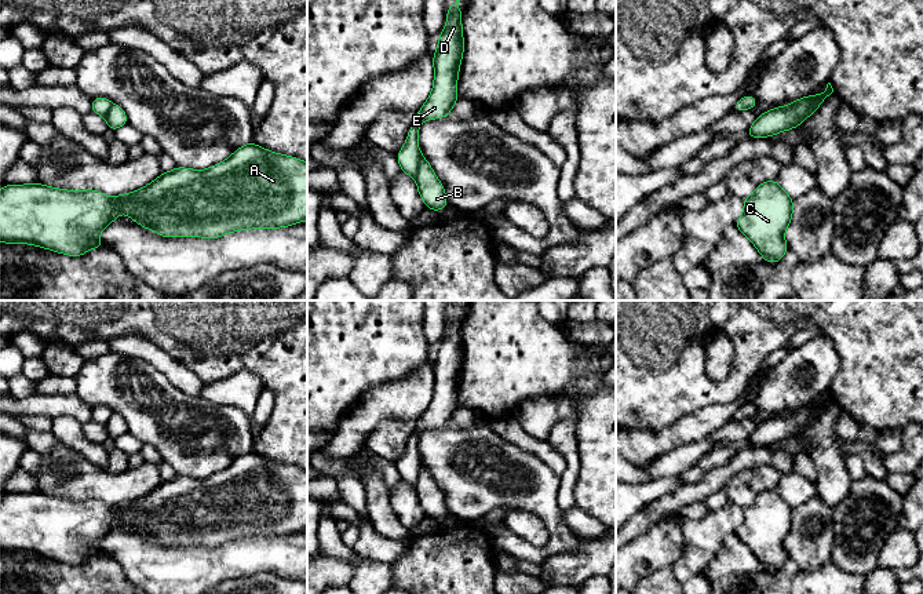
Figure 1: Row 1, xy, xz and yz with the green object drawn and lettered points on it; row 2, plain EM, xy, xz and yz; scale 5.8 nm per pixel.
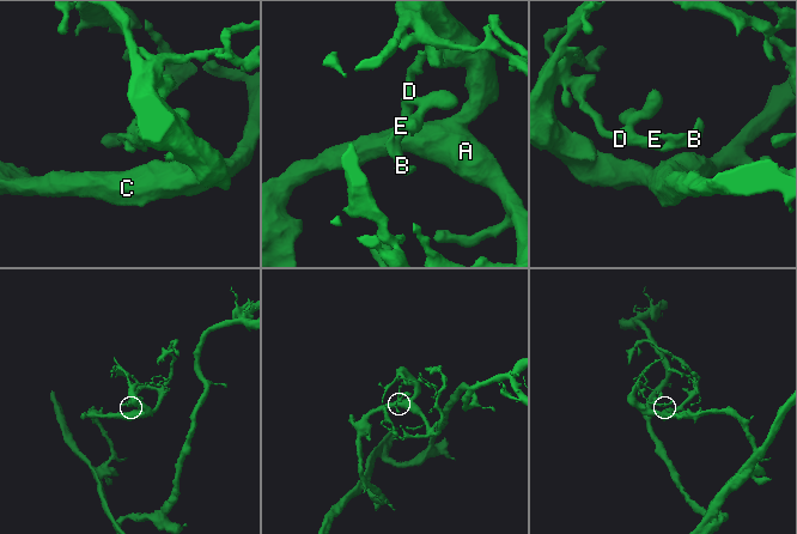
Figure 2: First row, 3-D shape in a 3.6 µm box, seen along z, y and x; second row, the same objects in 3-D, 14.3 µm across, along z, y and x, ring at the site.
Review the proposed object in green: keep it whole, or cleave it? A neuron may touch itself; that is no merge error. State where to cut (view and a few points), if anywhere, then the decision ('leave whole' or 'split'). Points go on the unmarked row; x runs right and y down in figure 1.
cut xz (419, 459), (418, 481), (413, 485); split

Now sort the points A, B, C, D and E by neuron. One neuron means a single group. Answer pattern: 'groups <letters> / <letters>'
groups A C D E / B

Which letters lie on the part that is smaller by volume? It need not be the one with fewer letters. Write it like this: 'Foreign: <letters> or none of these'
Foreign: B

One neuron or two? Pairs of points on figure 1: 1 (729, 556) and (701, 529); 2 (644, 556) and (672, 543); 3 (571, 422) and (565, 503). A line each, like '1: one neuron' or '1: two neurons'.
1: two neurons
2: one neuron
3: one neuron

